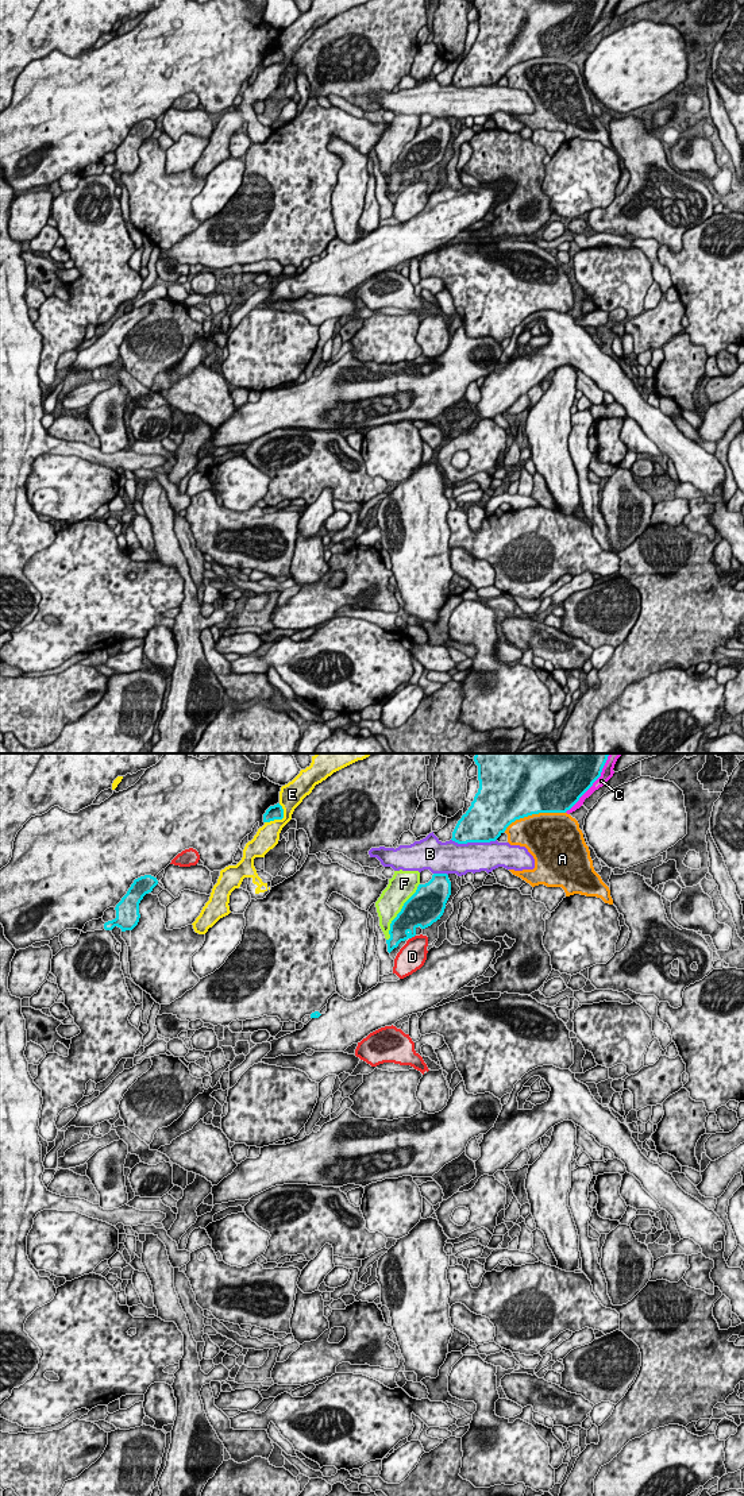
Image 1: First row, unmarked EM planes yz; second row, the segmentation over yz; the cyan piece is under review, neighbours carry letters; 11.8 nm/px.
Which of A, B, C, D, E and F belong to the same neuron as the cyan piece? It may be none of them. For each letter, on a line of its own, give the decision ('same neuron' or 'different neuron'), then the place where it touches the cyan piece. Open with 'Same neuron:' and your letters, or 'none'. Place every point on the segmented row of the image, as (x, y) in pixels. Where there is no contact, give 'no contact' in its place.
Same neuron: none
A: different neuron; contact yz (534, 813)
B: different neuron; contact yz (474, 841)
C: different neuron; contact yz (593, 782)
D: different neuron; contact yz (412, 936)
E: different neuron; contact yz (280, 818)
F: different neuron; contact yz (397, 914)

